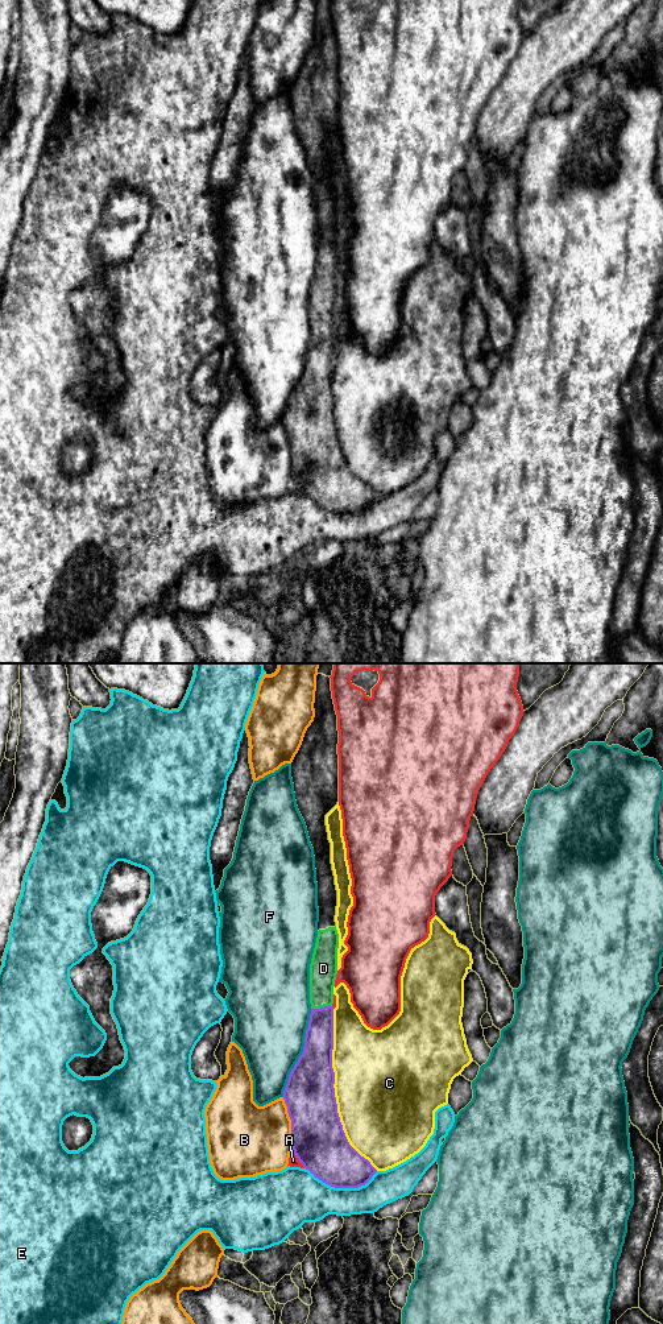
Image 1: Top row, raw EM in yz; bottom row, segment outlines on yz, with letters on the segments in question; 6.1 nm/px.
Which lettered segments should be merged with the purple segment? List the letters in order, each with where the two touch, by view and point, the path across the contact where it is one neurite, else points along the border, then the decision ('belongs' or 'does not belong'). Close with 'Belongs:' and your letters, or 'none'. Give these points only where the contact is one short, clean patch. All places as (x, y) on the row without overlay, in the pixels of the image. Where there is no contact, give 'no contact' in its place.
A: meets purple in yz at (295, 480); does not belong
B: meets purple in yz at (291, 447); does not belong
C: meets purple in yz at (334, 416); does not belong
D: meets purple in yz at (320, 332); runs through yz (318, 372), (320, 332), (323, 293); belongs
E: meets purple in yz at (342, 512); does not belong
F: meets purple in yz at (302, 377); does not belong
Belongs: D

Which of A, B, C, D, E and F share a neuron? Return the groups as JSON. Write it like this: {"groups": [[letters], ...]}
{"groups": [["A"], ["B"], ["C"], ["D"], ["E"], ["F"]]}

